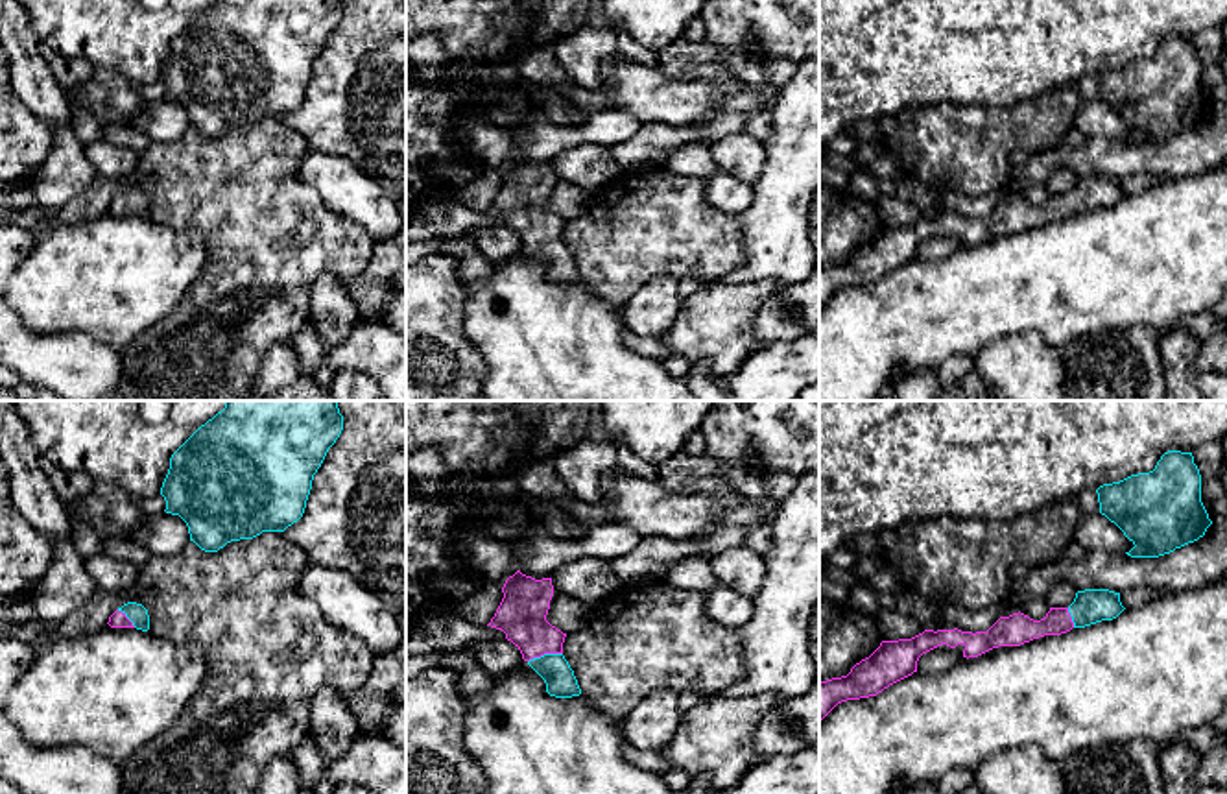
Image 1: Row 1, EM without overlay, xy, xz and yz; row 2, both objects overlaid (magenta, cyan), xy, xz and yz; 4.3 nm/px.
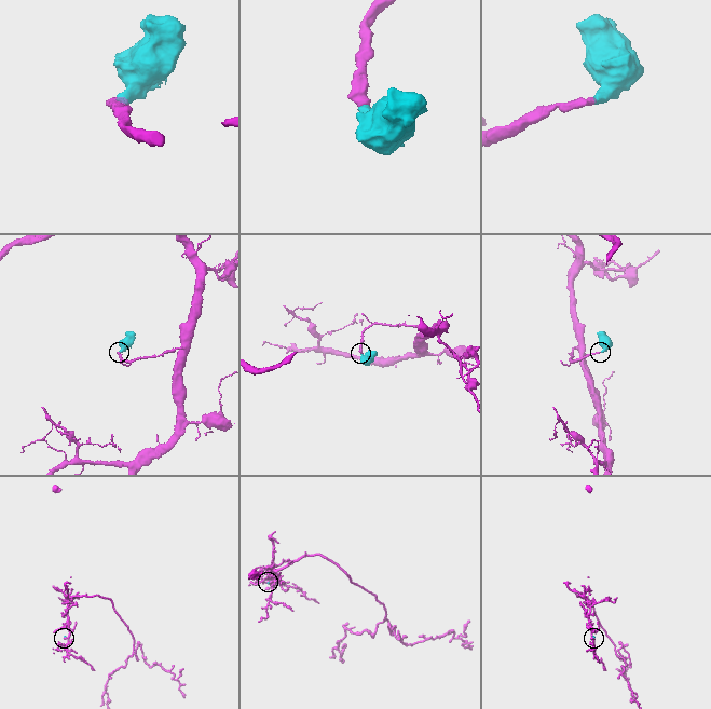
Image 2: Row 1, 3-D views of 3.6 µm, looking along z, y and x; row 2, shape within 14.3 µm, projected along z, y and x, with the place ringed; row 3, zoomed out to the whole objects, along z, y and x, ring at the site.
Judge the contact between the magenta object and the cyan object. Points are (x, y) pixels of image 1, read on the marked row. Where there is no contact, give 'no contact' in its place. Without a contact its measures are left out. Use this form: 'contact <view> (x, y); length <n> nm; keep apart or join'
contact xz (545, 652); length 160 nm; join

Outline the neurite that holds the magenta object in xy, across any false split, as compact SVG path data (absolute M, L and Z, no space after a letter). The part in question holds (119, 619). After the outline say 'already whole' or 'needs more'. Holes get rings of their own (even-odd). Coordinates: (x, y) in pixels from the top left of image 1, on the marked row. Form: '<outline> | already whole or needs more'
M127 602L109 617L107 624L111 628L137 628L137 630L148 632L149 615L142 604Z | needs more

